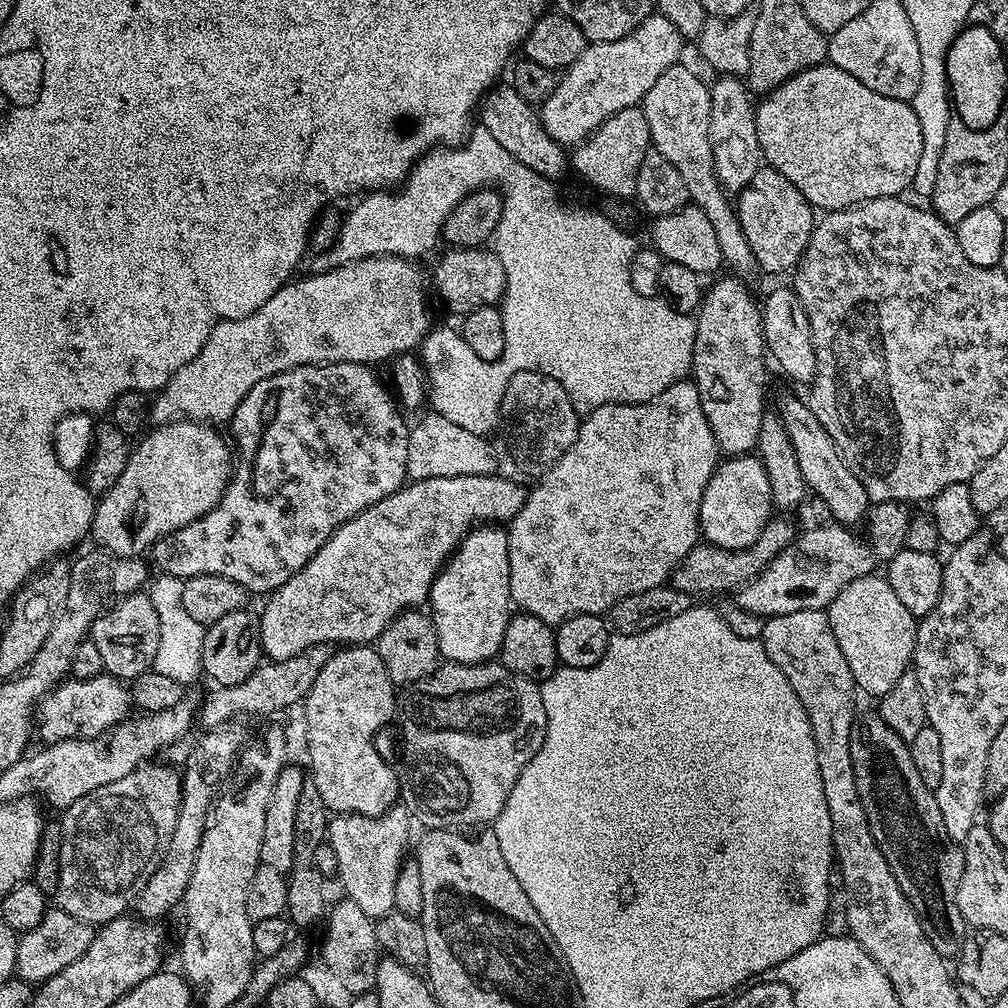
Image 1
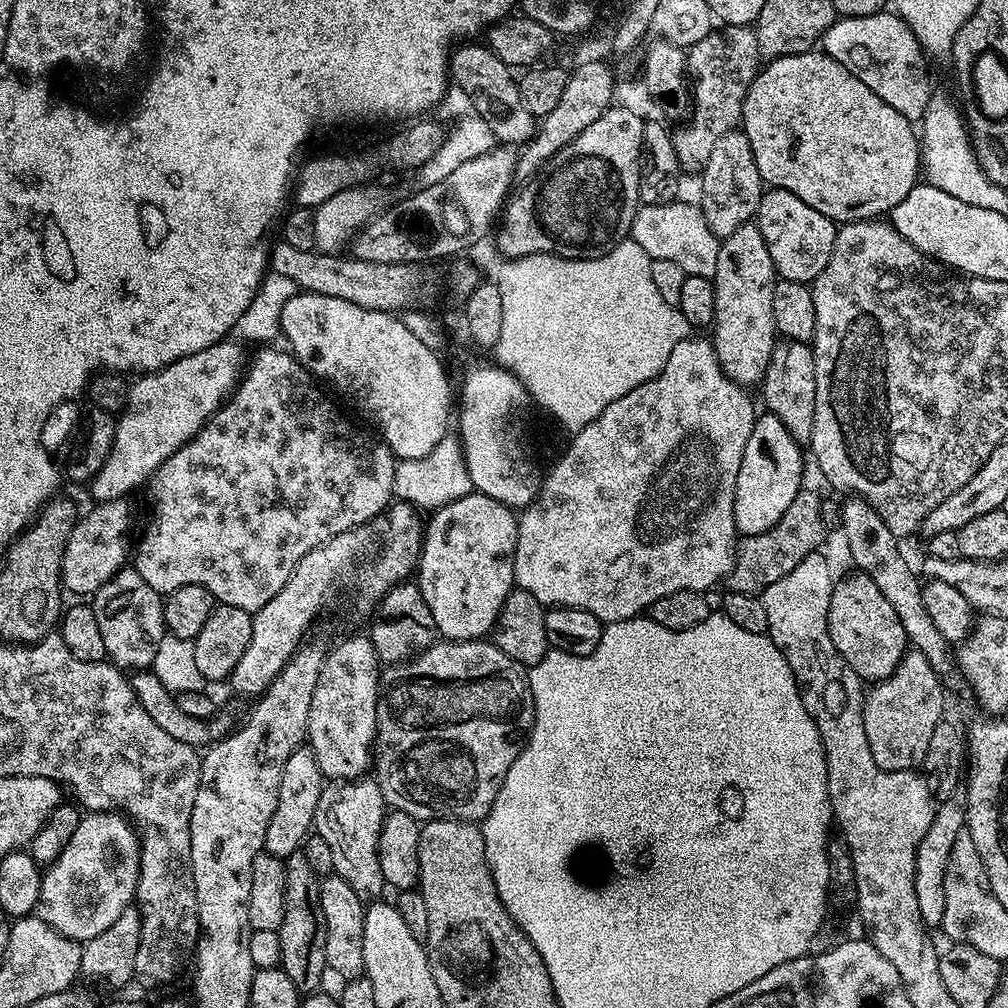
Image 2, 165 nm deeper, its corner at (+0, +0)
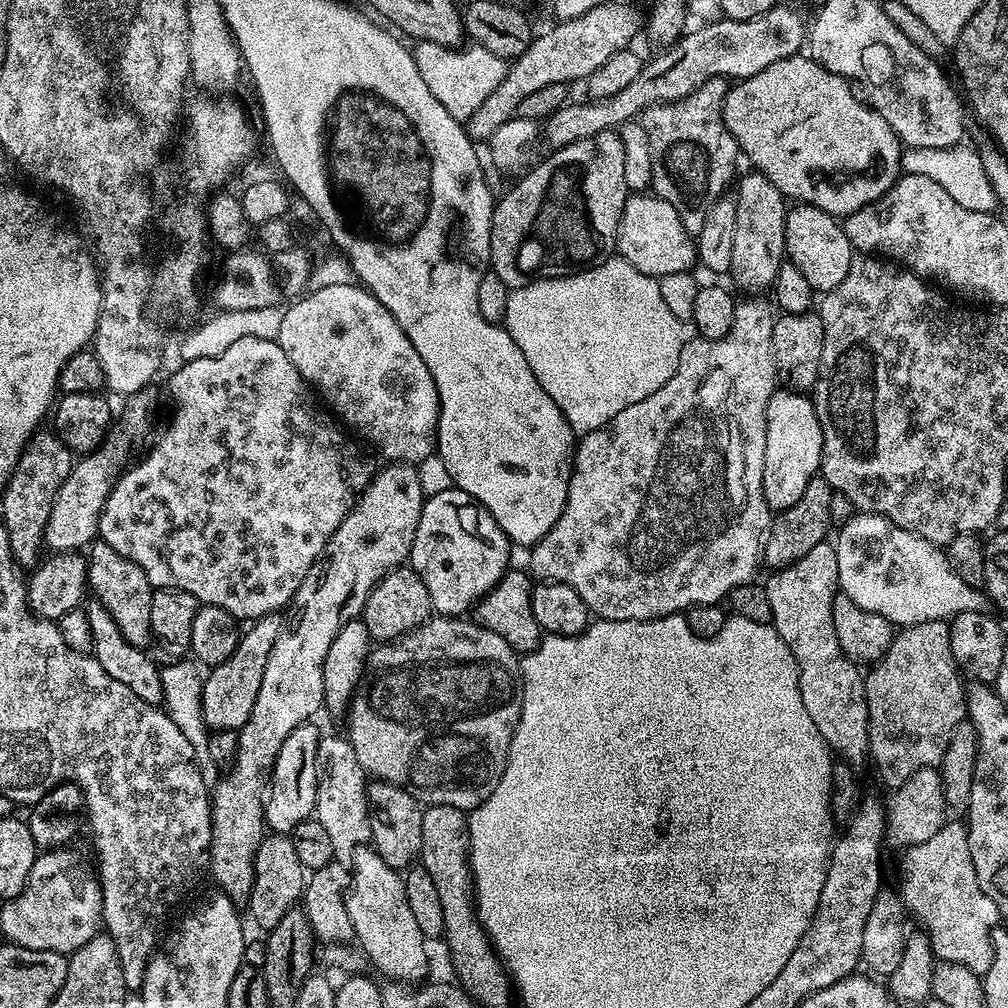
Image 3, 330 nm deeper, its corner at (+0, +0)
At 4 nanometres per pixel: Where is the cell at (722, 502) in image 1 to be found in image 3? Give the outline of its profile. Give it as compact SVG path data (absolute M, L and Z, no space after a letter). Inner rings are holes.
M777 390L773 392L770 402L766 406L766 454L762 466L762 490L769 509L777 513L786 511L798 498L802 498L806 486L820 470L822 458L822 426L818 422L816 405L811 399L808 400L800 390Z

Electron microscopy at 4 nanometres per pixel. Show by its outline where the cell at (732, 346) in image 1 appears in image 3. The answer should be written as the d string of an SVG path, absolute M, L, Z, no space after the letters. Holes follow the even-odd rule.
M748 170L748 173L735 185L734 199L737 208L737 222L734 231L733 262L730 278L740 288L745 288L745 293L756 294L759 288L771 289L780 265L785 263L786 253L784 250L784 235L786 234L786 218L788 217L789 205L786 197L771 184L762 173Z

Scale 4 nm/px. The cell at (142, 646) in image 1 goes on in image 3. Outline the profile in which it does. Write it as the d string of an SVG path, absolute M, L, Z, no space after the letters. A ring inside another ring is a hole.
M103 542L93 543L87 549L86 559L88 561L88 588L96 591L93 592L95 599L99 600L102 606L106 606L106 610L110 610L110 618L114 618L114 622L118 622L118 630L122 630L122 638L126 638L126 642L130 642L130 646L147 649L153 643L150 602L154 589L152 583L146 578L146 574L129 556L118 554L118 550L114 550L114 546Z

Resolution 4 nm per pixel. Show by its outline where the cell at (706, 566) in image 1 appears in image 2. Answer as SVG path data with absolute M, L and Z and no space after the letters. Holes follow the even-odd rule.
M801 490L790 502L790 510L770 530L762 534L744 536L736 545L736 562L732 571L726 577L726 584L733 592L760 596L766 586L774 586L778 578L786 578L802 558L817 551L820 543L826 538L826 531L822 524L822 496L821 493Z

